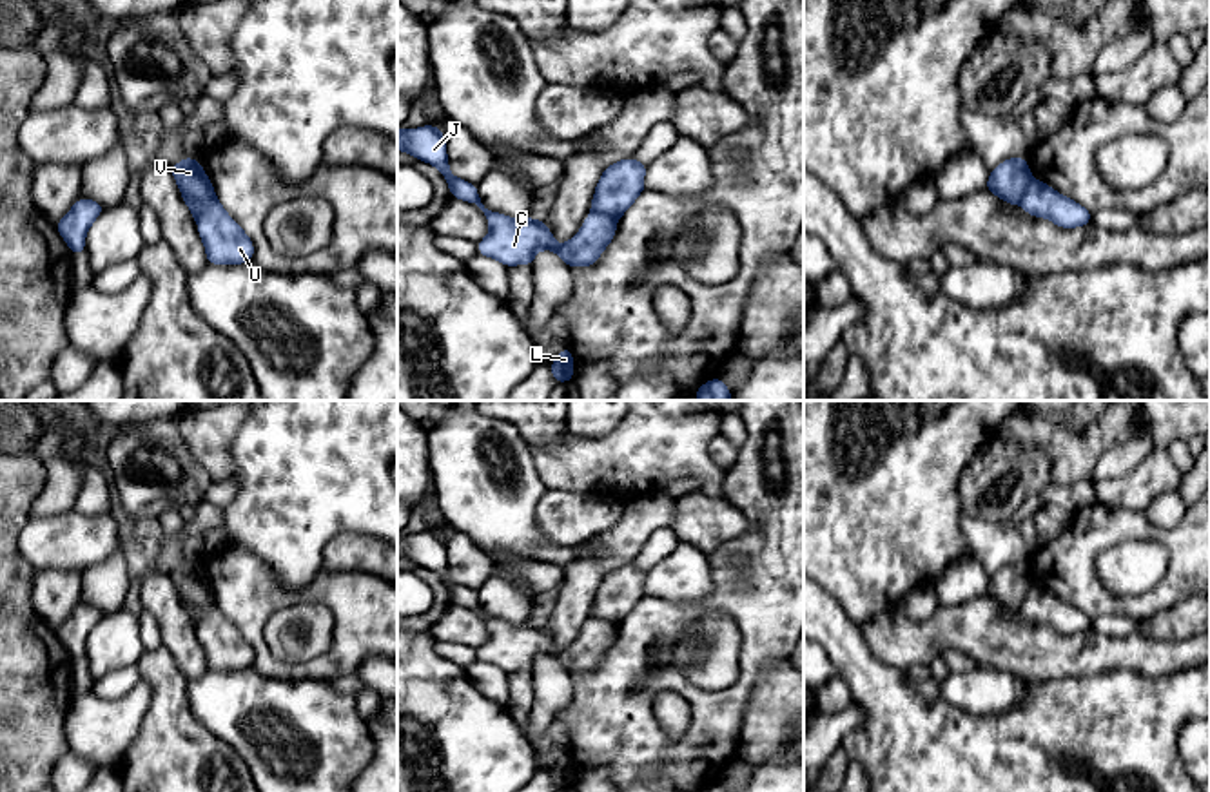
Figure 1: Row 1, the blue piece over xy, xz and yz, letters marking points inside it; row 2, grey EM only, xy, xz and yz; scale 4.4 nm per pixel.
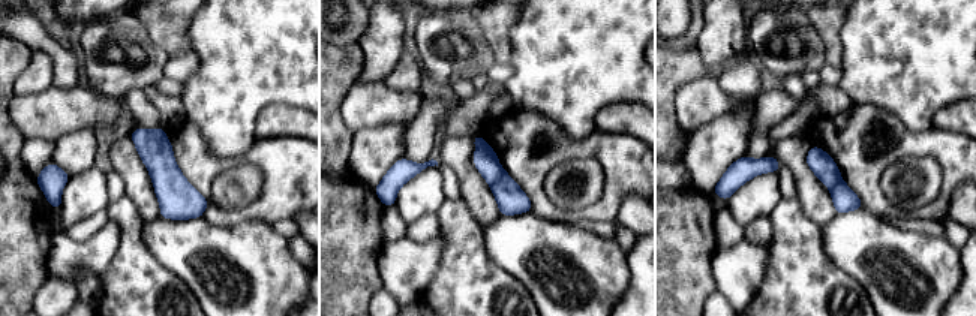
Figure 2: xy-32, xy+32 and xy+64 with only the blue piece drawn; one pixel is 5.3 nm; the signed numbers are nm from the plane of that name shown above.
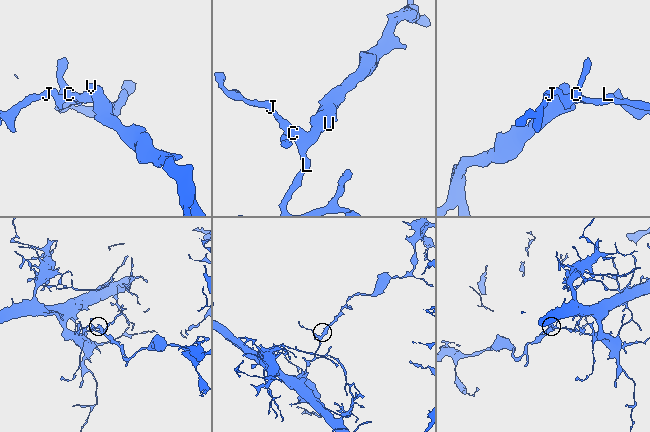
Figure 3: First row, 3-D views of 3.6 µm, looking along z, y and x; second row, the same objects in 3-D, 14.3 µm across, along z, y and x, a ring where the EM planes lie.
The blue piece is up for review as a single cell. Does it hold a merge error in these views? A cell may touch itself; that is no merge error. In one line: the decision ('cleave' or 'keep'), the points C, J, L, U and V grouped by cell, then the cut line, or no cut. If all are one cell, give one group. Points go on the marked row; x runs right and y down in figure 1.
cleave; C J L / U V; cut in xz along (592, 211), (604, 212), (615, 220)

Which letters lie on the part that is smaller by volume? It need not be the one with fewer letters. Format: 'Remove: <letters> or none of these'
Remove: U, V

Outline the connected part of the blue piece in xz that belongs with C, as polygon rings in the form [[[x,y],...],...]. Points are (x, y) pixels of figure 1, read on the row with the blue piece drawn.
[[[435,125],[419,129],[397,129],[397,150],[434,165],[446,179],[452,198],[477,205],[490,225],[490,232],[477,243],[481,256],[501,261],[503,265],[533,265],[539,250],[555,252],[570,268],[591,266],[611,243],[617,219],[590,212],[581,230],[564,245],[557,245],[553,234],[541,219],[513,219],[488,210],[477,194],[477,185],[455,178],[448,167],[444,132]]]

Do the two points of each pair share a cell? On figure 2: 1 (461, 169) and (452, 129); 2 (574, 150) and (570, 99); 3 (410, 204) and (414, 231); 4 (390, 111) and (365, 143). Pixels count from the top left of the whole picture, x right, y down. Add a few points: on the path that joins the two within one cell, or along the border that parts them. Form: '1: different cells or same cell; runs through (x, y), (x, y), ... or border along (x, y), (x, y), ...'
1: different cells; border along (471, 137), (446, 138)
2: different cells; border along (544, 117), (570, 138), (583, 138), (595, 131)
3: different cells; border along (435, 213), (420, 216), (407, 226)
4: different cells; border along (407, 125), (369, 126), (354, 134)

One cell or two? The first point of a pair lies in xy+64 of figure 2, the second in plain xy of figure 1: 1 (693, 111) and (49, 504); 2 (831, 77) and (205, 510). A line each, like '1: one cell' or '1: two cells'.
1: two cells
2: two cells

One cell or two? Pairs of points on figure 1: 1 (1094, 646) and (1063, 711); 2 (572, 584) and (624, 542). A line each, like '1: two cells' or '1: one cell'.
1: two cells
2: one cell

